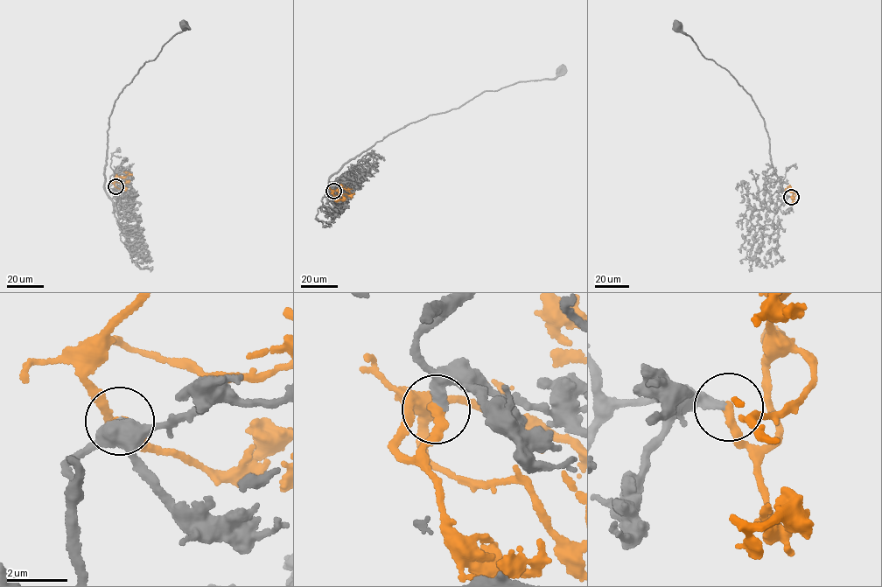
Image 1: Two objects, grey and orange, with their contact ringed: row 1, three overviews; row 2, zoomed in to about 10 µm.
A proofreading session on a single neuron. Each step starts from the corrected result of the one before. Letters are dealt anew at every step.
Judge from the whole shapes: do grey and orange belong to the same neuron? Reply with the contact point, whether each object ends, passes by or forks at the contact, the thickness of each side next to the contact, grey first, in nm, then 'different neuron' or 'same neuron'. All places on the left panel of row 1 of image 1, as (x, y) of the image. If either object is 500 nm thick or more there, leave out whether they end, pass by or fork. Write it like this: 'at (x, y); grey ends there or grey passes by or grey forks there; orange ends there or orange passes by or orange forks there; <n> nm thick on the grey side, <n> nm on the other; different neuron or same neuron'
at (115, 186); grey ends there; orange ends there; 360 nm thick on the grey side, 340 nm on the other; same neuron

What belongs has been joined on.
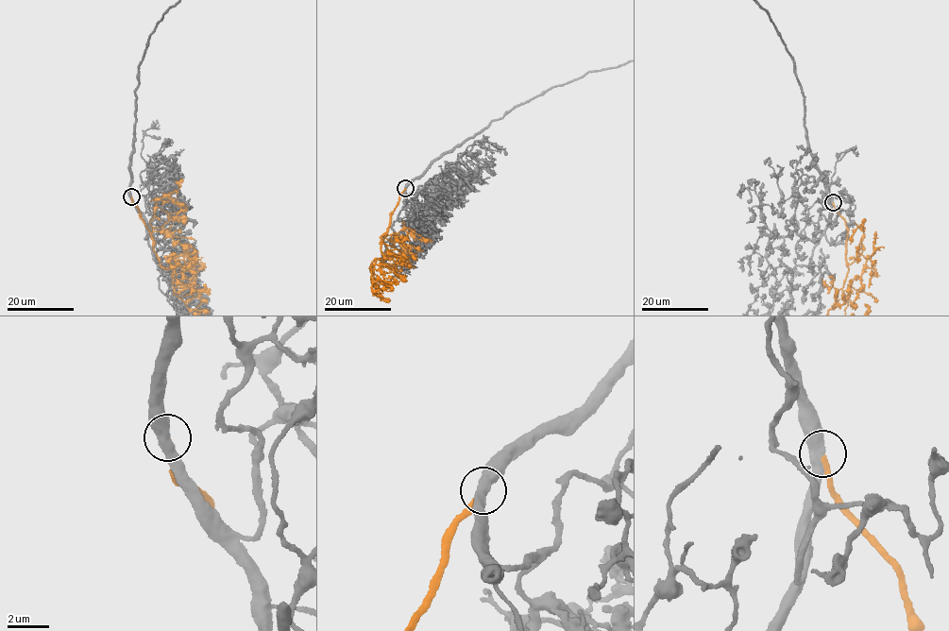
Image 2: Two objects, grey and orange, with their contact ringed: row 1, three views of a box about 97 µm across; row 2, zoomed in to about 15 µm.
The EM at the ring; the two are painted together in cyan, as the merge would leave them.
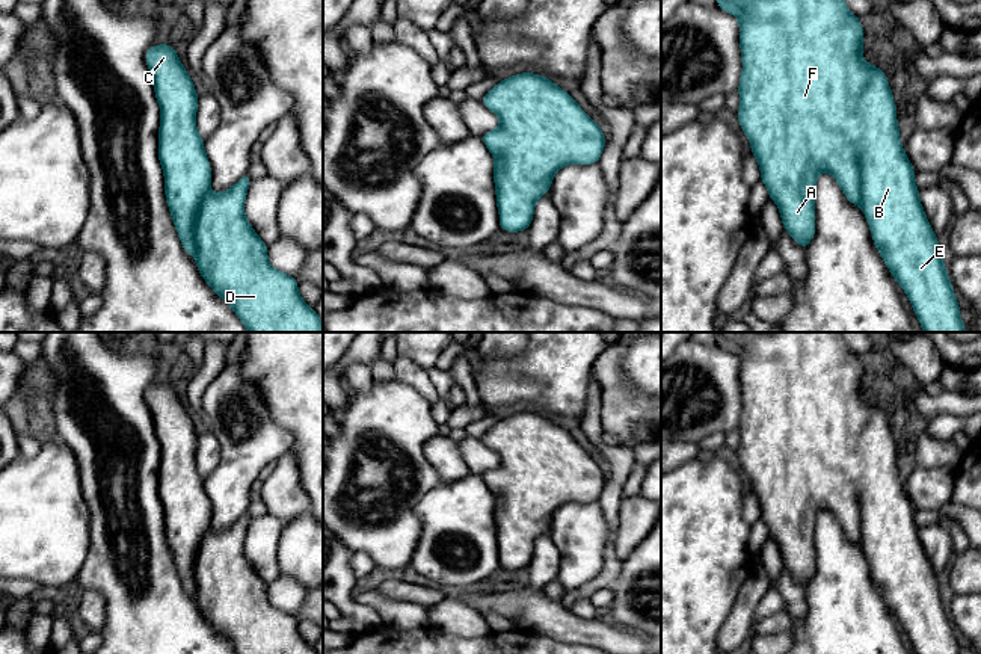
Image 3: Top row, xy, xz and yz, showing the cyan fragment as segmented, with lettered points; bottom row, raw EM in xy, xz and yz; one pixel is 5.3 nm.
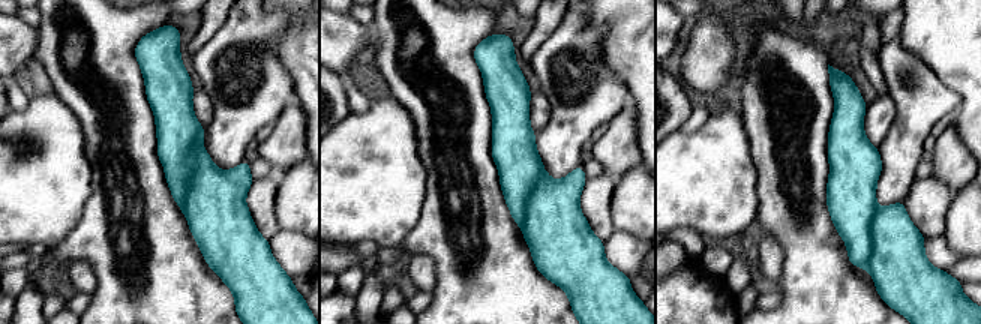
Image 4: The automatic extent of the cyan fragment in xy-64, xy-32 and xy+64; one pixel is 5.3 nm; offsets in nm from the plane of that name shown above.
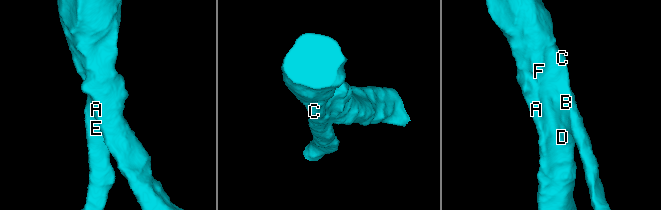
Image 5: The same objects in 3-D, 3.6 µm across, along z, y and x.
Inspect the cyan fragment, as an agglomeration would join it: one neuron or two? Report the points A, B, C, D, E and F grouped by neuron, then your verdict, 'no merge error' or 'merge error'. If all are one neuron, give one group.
A B C D E F; no merge error

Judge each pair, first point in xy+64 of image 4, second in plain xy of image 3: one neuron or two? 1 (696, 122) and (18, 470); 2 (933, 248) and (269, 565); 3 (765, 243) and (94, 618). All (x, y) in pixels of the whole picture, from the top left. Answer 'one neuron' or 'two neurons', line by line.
1: two neurons
2: two neurons
3: one neuron

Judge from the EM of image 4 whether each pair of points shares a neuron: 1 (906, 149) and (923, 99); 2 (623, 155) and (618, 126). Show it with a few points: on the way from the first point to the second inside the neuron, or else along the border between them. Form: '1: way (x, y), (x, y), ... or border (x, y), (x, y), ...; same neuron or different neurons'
1: way (906, 137), (917, 111); same neuron
2: way (620, 147), (620, 134); same neuron

